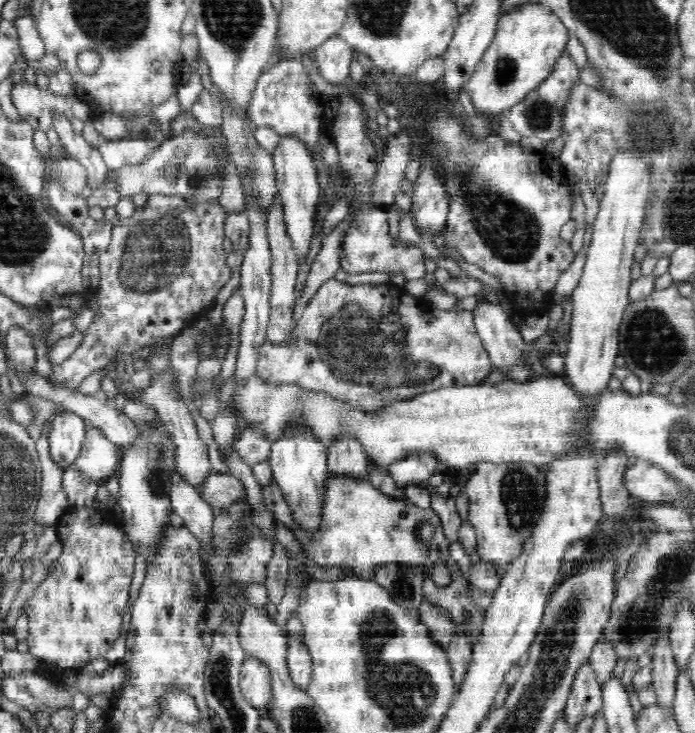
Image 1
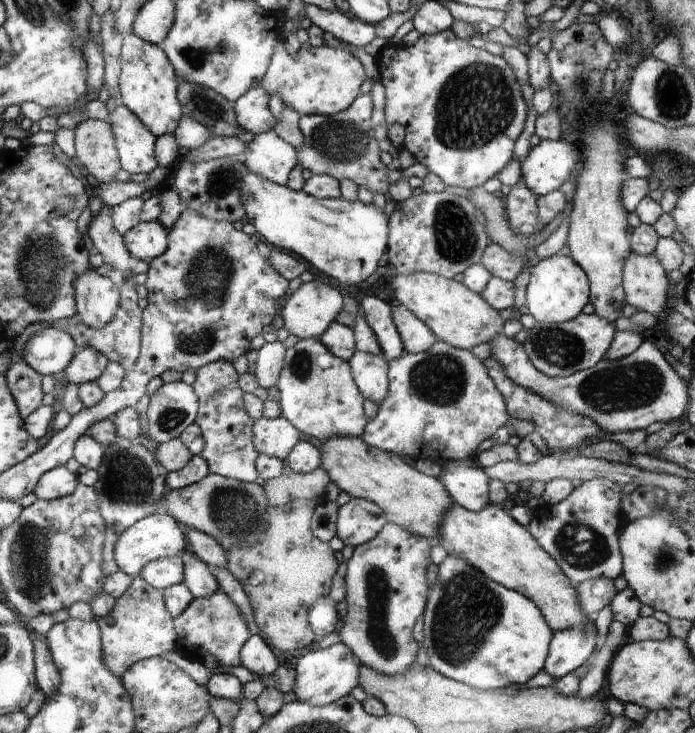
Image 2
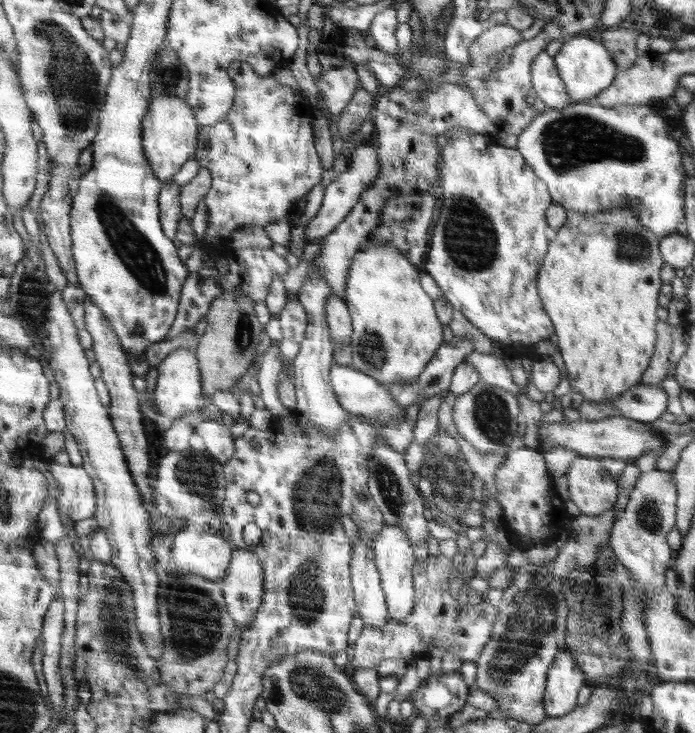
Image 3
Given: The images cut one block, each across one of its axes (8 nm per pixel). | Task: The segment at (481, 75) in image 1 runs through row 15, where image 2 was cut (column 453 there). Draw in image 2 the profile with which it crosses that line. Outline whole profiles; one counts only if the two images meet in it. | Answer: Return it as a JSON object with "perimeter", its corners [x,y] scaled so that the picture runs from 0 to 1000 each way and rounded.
{"perimeter":[[[650,685],[632,734],[647,742],[647,759],[665,761],[717,797],[770,820],[797,862],[845,857],[852,851],[853,844],[840,835],[833,806],[822,787],[810,780],[799,761],[757,723],[757,718],[740,712],[722,690],[714,693],[704,686],[694,697],[682,698]]]}

